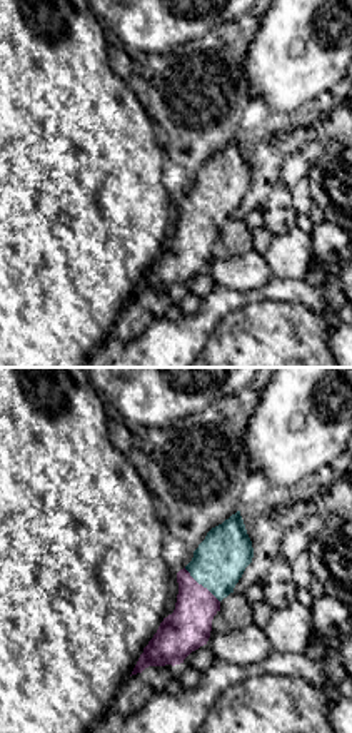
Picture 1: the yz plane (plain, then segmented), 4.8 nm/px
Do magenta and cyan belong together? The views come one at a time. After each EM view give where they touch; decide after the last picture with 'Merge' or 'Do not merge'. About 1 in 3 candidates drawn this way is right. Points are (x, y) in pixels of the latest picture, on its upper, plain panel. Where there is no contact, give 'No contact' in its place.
Touches magenta at (201, 211)

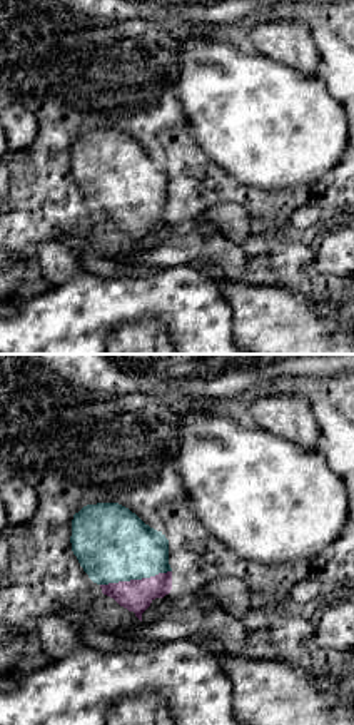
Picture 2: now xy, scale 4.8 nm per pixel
Touches magenta at (136, 206)

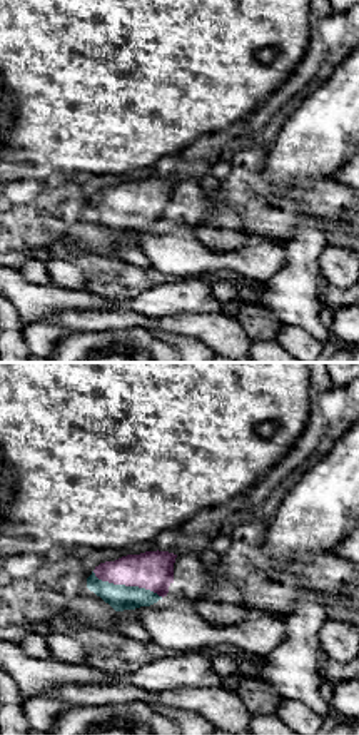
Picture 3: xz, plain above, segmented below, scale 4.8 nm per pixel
Touches magenta at (127, 211)

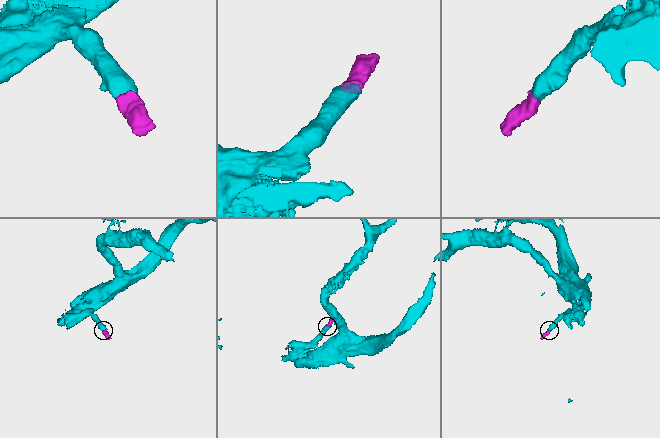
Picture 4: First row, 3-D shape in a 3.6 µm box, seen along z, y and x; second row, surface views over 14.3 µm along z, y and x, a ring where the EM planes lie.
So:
Merge

